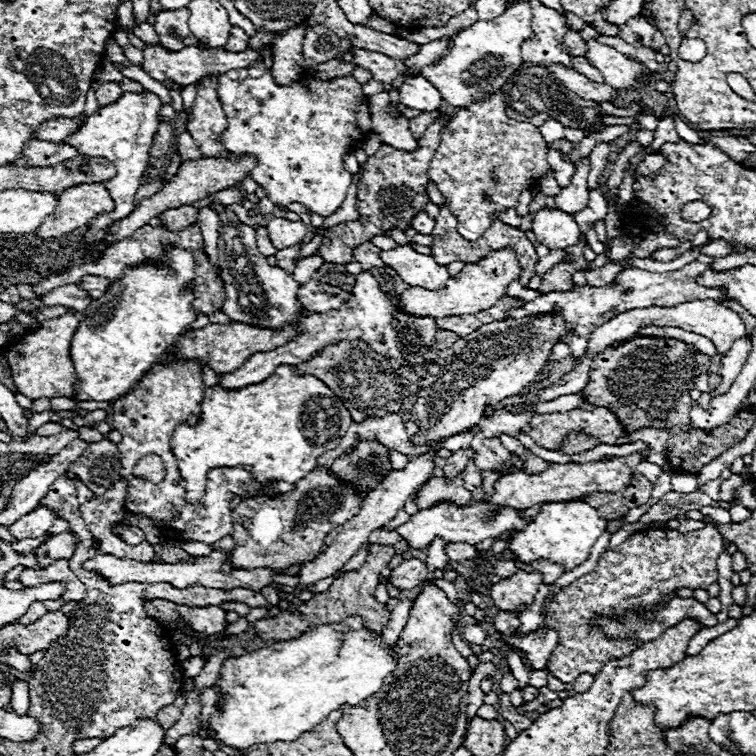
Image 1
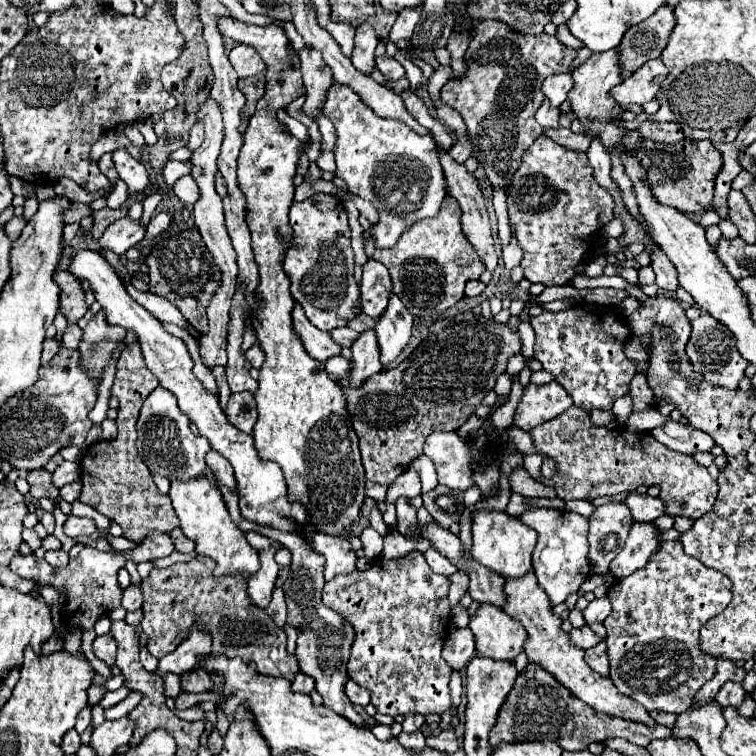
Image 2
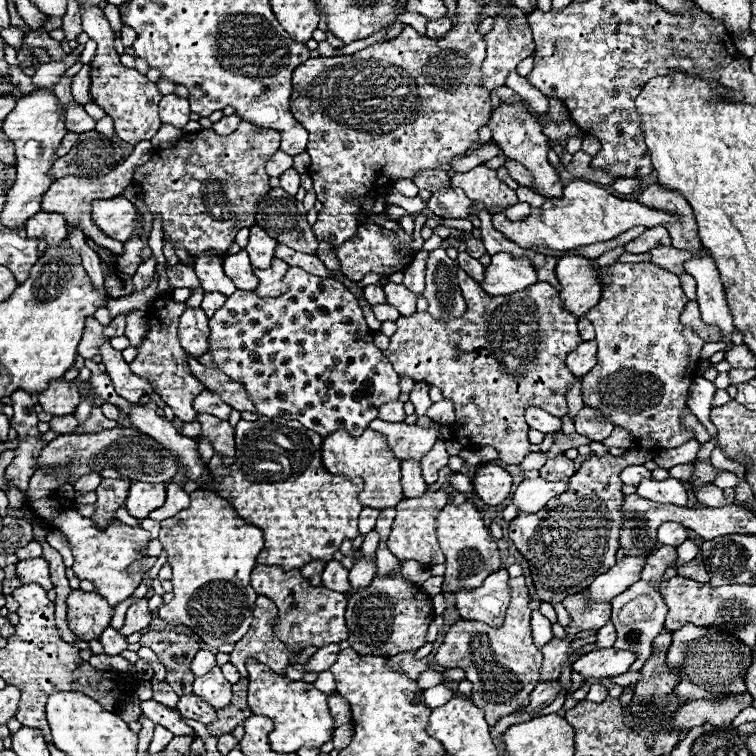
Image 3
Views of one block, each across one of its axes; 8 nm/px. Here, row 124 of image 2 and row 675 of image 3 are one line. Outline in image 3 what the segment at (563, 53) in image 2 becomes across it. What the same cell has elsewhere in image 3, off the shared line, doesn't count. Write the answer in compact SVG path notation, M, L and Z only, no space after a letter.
M524 576L510 580L512 600L506 610L502 628L490 628L482 622L460 620L450 626L442 646L434 656L434 664L442 668L462 668L466 680L474 684L472 702L486 712L486 722L496 726L500 718L514 714L530 704L530 694L540 682L542 652L532 640L530 628L530 590L524 584Z

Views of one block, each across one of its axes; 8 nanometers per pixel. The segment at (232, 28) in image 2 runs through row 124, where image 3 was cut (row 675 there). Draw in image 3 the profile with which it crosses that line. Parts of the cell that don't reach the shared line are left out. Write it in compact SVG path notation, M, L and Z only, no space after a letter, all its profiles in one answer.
M246 660L248 670L248 704L254 714L268 716L274 722L274 730L268 740L276 752L296 752L302 746L322 746L332 738L332 716L328 712L328 694L314 688L310 682L294 682L286 676L272 672L258 660Z

